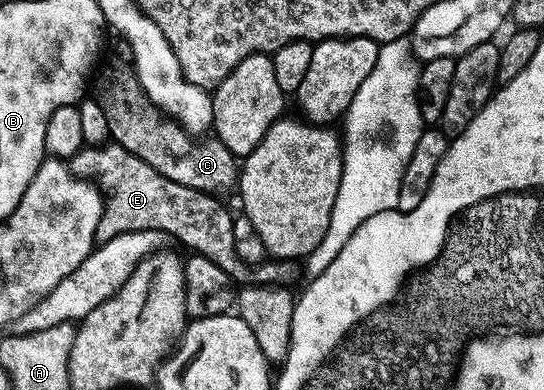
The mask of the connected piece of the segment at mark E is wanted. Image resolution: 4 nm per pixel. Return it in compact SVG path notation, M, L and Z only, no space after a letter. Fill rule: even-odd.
M108 141L102 145L84 146L71 156L69 165L74 173L93 180L103 193L103 212L97 221L96 244L113 241L121 233L138 231L162 231L164 236L180 239L194 254L209 257L213 265L225 269L232 283L246 285L253 283L252 274L256 268L237 253L233 245L232 212L227 212L226 202L204 191L189 189L189 185L177 185L169 177L161 177L153 165L145 165L141 157L133 157L129 149Z

